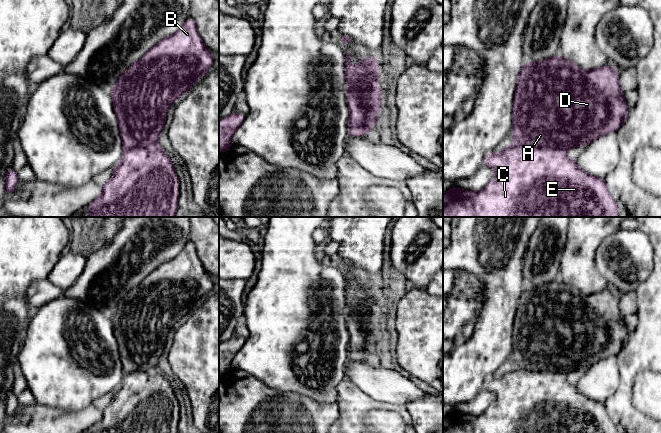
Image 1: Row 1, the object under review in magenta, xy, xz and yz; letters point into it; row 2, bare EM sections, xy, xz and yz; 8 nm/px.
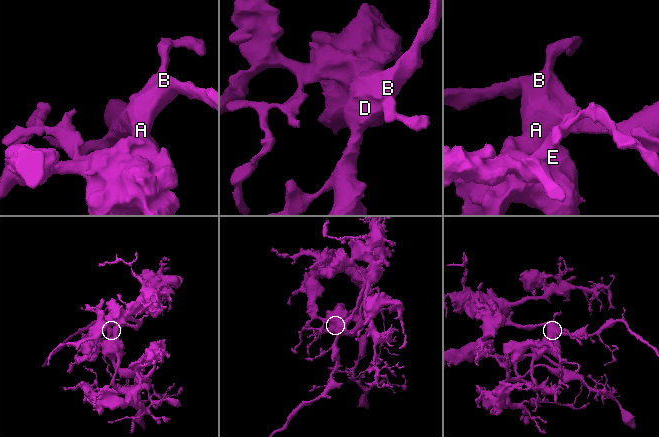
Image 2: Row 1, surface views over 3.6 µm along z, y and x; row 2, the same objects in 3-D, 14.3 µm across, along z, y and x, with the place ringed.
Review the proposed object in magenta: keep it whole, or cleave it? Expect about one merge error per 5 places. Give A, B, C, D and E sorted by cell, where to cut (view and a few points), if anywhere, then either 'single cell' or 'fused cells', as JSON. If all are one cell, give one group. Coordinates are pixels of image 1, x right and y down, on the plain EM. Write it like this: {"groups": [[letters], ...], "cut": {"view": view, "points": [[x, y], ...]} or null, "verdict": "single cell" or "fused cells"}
{"groups": [["A", "B", "C", "D", "E"]], "cut": null, "verdict": "single cell"}

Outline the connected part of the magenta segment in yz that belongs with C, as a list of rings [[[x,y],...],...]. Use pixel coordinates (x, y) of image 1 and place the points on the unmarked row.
[[[559,278],[537,287],[526,285],[518,301],[513,326],[512,361],[516,366],[509,369],[500,378],[490,375],[485,379],[483,388],[493,391],[496,394],[496,399],[484,414],[472,416],[453,410],[443,418],[443,433],[618,433],[614,422],[607,412],[605,402],[598,402],[581,394],[576,385],[568,382],[567,374],[572,371],[583,372],[607,357],[618,355],[626,346],[629,335],[630,333],[626,329],[625,318],[621,315],[619,308],[619,295],[612,289],[587,295],[580,292],[576,287],[561,281]]]

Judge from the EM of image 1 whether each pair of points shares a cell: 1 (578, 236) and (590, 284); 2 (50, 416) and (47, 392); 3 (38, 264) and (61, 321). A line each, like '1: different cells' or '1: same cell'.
1: same cell
2: different cells
3: different cells

